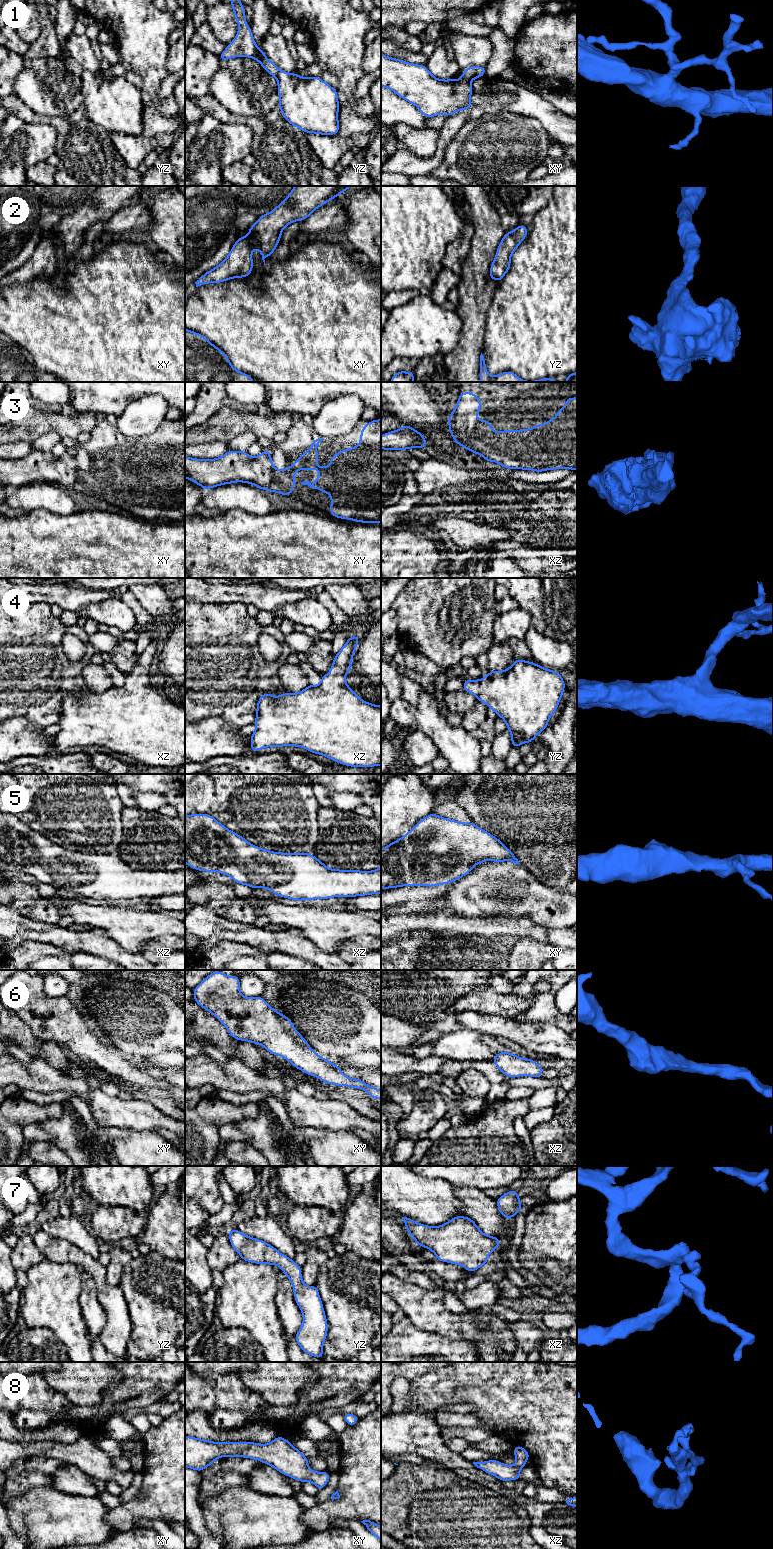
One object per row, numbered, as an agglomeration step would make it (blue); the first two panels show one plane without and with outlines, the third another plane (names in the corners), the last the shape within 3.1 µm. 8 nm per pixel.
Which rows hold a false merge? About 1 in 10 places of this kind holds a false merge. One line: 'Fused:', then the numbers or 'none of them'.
Fused: none of them

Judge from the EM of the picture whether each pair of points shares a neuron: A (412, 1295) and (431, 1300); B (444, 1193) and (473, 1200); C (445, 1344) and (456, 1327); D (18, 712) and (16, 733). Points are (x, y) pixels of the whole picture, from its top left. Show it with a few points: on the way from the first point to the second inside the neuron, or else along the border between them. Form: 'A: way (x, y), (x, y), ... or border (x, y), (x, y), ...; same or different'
A: way (417, 1300), (426, 1300); same
B: border (452, 1186), (452, 1194), (466, 1215); different
C: border (427, 1330), (466, 1338), (473, 1342); different
D: border (10, 718), (25, 718), (39, 728); different

